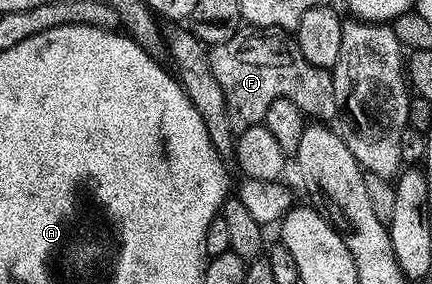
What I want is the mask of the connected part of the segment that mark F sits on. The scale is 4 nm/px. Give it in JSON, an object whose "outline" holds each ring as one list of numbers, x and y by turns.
{"outline":[[242,30,227,42,209,48,211,70,215,70,215,78,226,98,227,114,233,129,250,128,262,123,267,106,280,100,295,102,302,114,314,121,336,121,338,114,332,71,311,66,292,39,284,40,277,35,281,34]]}

